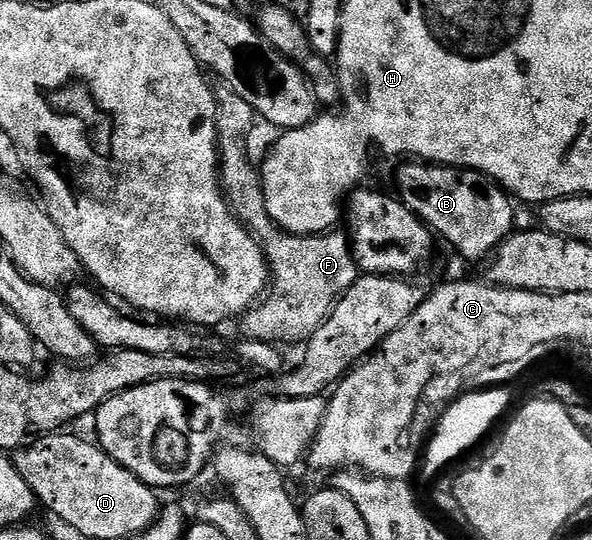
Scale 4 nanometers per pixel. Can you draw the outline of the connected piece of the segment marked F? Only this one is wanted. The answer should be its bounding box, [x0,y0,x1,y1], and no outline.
[217,91,359,343]

